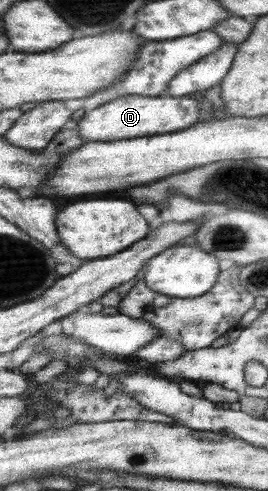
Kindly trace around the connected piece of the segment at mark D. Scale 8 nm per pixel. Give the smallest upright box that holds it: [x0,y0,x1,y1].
[78,94,201,142]

